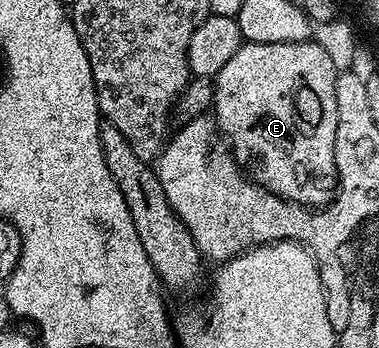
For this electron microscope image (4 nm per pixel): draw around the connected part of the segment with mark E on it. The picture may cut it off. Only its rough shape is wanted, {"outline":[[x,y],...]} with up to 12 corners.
{"outline":[[313,41],[245,43],[211,110],[252,182],[336,193],[336,76]]}

